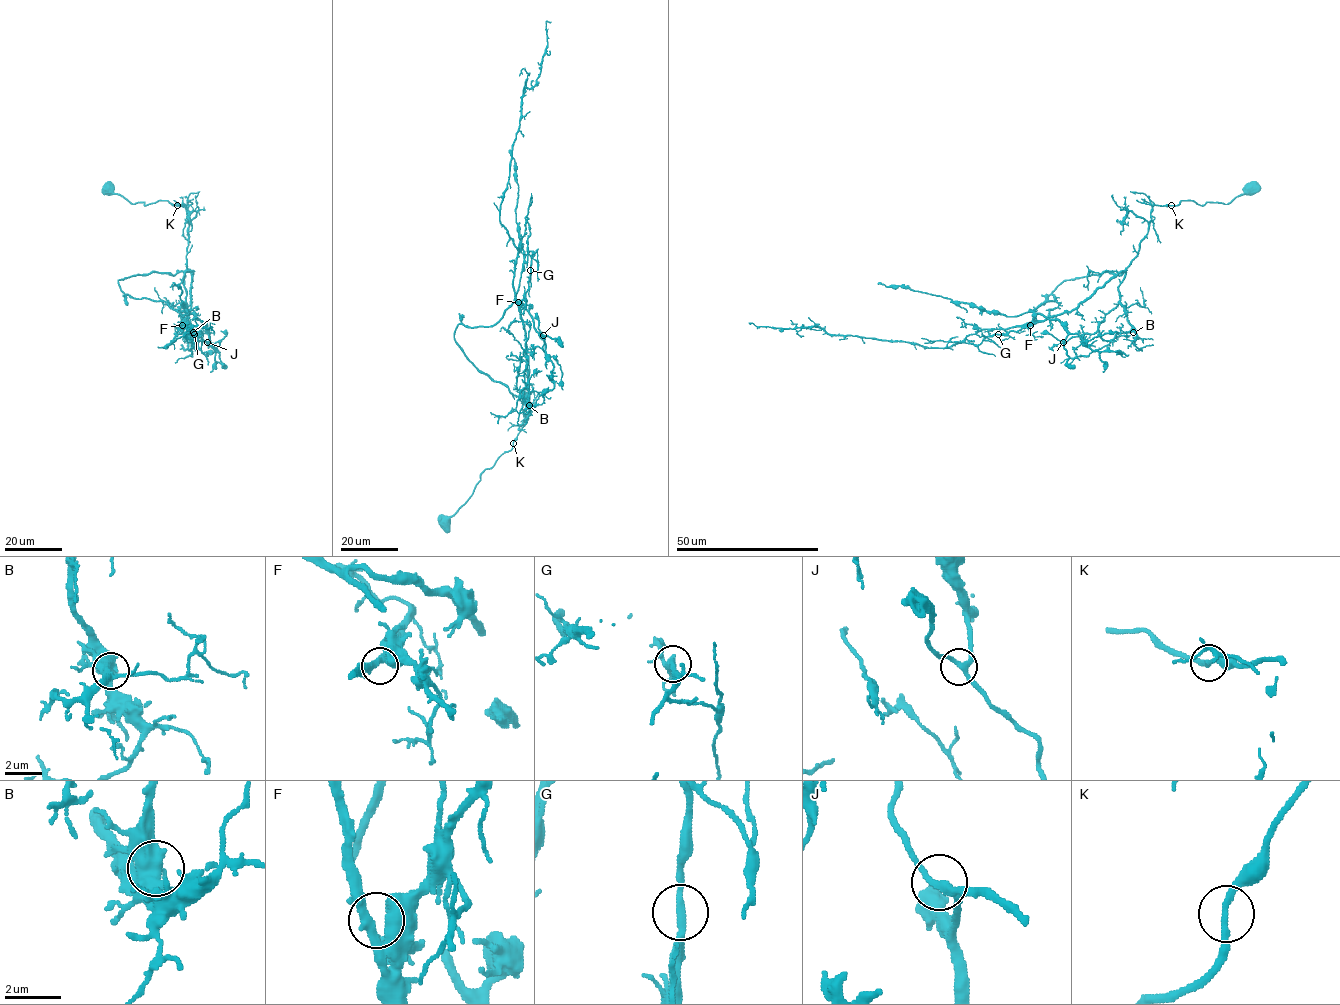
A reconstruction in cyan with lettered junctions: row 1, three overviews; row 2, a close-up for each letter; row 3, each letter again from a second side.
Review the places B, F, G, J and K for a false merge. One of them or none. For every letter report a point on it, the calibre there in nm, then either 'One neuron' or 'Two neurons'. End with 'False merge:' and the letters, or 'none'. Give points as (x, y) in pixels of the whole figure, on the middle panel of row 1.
B: Place: (529, 405). Thickness 550 nm. One neuron
F: Place: (518, 302). Thickness 340 nm. One neuron
G: Place: (530, 270). Thickness 240 nm. One neuron
J: Place: (543, 335). Thickness 260 nm. One neuron
K: Place: (513, 443). Thickness 220 nm. One neuron
False merge: none

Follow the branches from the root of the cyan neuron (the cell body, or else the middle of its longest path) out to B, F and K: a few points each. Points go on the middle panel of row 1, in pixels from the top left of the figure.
B: (443, 523), (468, 499), (480, 474), (512, 448), (525, 417), (521, 390), (523, 400), (529, 405)
F: (443, 523), (468, 499), (480, 474), (512, 448), (523, 426), (527, 345), (518, 302)
K: (443, 523), (468, 499), (480, 474), (509, 451), (513, 443)

